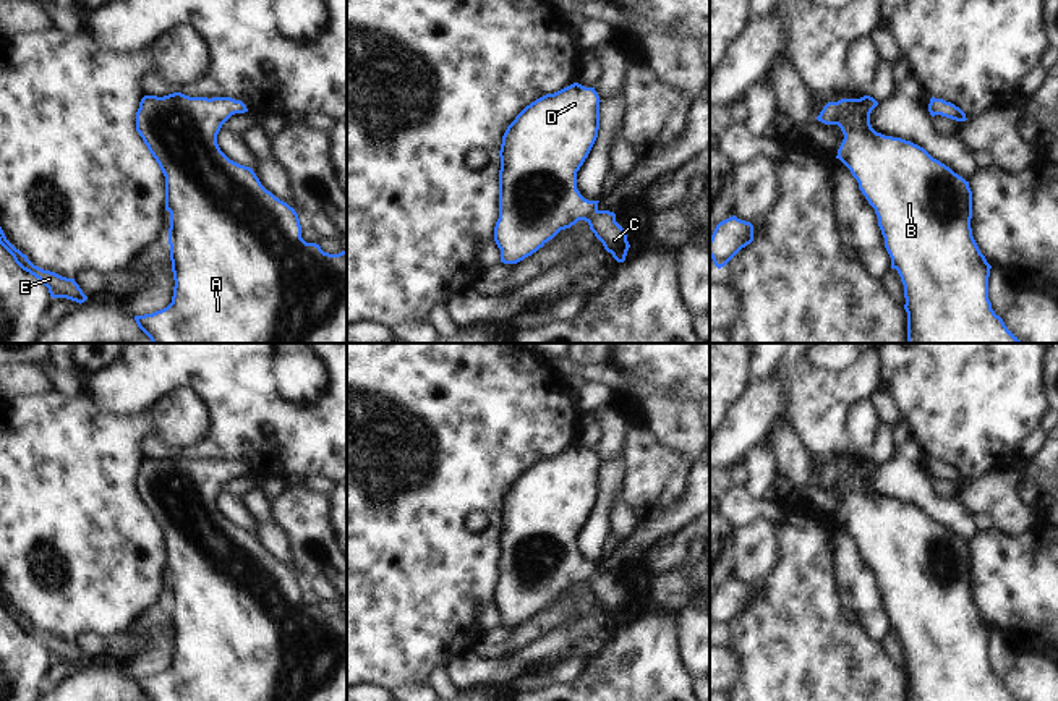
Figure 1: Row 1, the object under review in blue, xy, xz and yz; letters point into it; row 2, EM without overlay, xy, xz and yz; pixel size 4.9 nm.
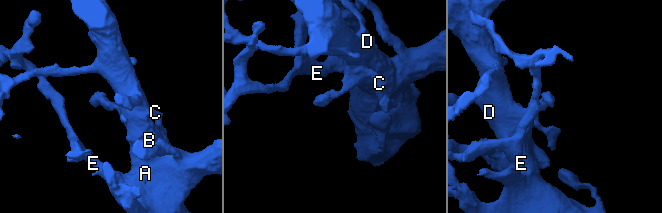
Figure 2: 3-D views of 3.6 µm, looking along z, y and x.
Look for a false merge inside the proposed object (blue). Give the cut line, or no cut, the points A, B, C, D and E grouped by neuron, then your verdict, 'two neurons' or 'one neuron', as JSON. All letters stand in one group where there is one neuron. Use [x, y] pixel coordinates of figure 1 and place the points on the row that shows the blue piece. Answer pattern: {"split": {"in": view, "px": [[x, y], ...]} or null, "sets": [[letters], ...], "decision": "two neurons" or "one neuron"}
{"split": null, "sets": [["A", "B", "C", "D", "E"]], "decision": "one neuron"}

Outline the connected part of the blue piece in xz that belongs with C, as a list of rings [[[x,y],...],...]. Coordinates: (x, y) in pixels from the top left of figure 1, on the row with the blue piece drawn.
[[[574,83],[536,99],[507,126],[499,151],[499,219],[494,227],[501,262],[523,261],[578,220],[590,225],[617,262],[625,261],[630,244],[625,230],[616,222],[616,214],[599,210],[599,201],[588,201],[577,189],[577,172],[598,138],[599,102],[595,87]]]

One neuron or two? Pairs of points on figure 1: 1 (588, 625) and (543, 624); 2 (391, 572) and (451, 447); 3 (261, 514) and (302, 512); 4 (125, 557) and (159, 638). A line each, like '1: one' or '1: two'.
1: two
2: one
3: two
4: two

